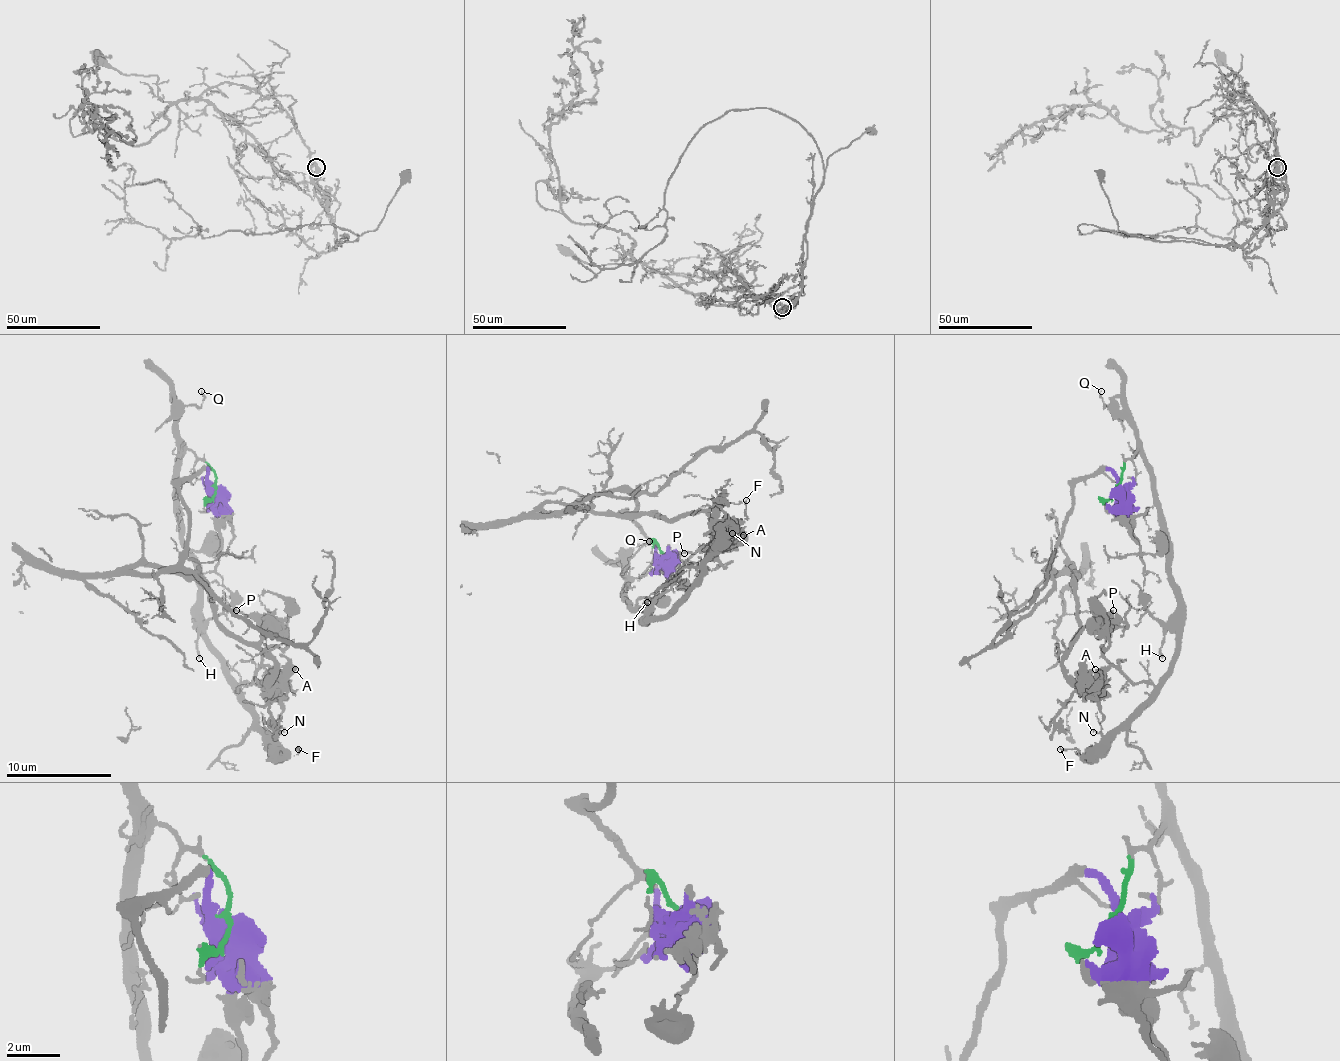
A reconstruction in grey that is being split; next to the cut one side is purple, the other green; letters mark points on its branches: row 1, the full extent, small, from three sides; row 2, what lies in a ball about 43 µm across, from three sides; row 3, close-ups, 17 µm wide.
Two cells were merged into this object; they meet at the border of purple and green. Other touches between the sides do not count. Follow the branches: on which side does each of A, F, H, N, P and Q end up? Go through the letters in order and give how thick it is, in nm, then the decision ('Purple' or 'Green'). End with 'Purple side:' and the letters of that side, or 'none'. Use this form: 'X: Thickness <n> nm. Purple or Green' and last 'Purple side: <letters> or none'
A: Thickness 170 nm. Purple
F: Thickness 110 nm. Green
H: Thickness 160 nm. Green
N: Thickness 80 nm. Green
P: Thickness 150 nm. Purple
Q: Thickness 100 nm. Green
Purple side: A, P

